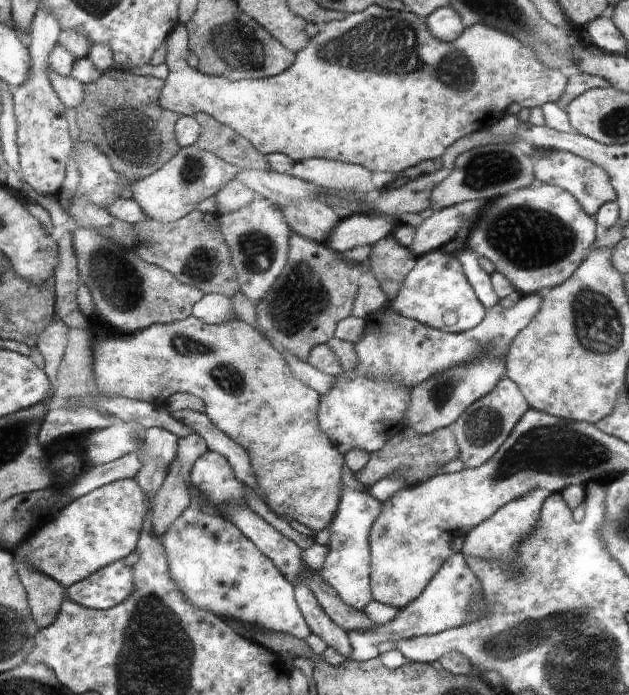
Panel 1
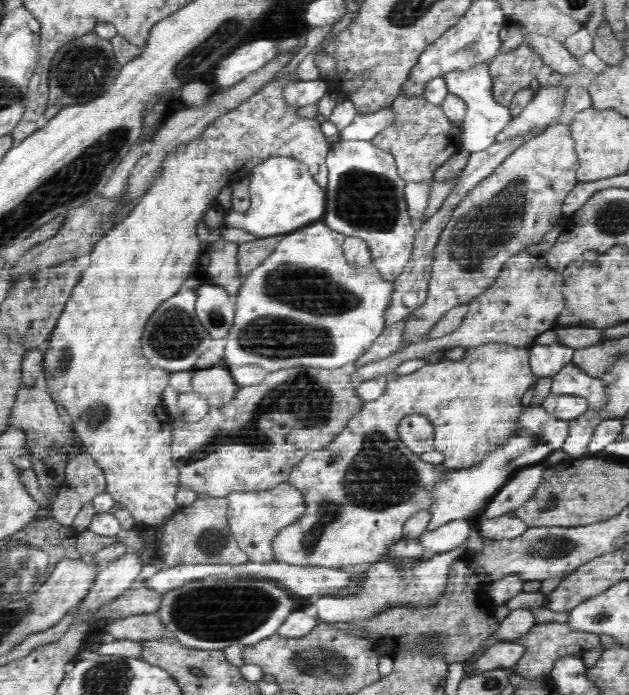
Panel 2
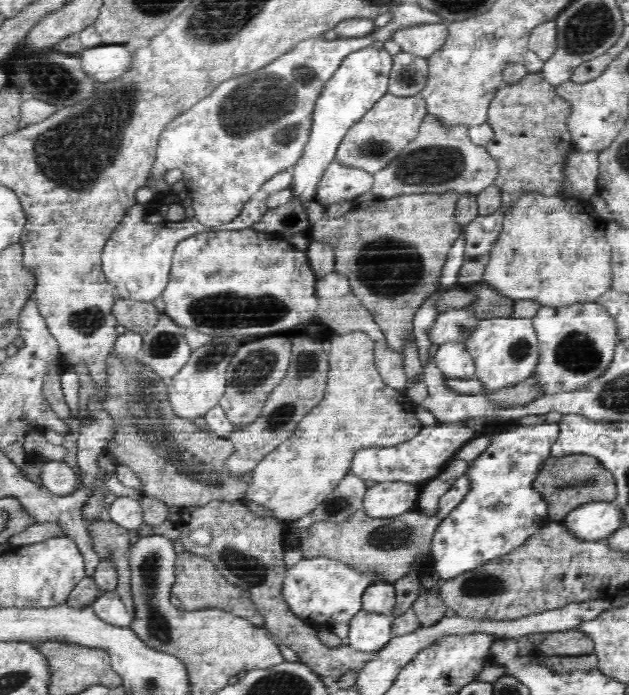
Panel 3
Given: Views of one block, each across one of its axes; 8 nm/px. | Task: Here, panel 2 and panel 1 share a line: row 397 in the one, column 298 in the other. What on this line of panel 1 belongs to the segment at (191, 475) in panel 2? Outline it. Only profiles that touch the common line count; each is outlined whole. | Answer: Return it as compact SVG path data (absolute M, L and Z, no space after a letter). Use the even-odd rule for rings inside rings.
M290 230L286 266L255 307L262 334L272 340L277 349L290 352L306 364L313 348L328 343L336 336L337 324L353 314L364 271L344 262L326 244Z

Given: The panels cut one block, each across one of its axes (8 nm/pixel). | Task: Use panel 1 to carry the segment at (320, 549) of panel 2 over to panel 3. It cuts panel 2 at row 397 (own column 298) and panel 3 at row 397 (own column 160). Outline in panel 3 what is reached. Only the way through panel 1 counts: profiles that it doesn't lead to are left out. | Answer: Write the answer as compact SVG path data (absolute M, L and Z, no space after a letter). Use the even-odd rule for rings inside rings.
M367 333L336 334L327 345L327 356L329 375L324 398L300 422L290 439L260 460L251 472L252 480L245 489L245 501L268 508L282 522L300 519L314 511L350 472L357 449L368 445L384 448L385 445L402 444L416 437L423 428L415 413L404 411L404 404L408 401L405 393L386 386L382 380L375 366L375 342Z

